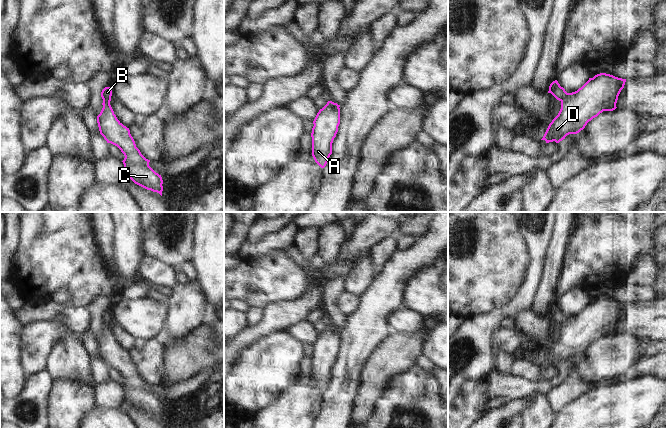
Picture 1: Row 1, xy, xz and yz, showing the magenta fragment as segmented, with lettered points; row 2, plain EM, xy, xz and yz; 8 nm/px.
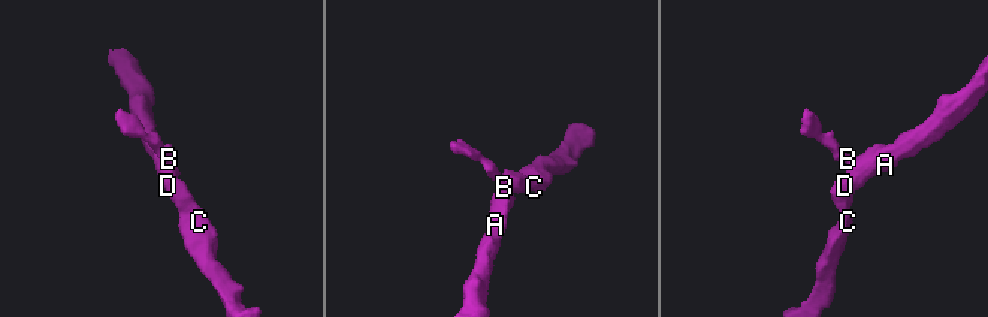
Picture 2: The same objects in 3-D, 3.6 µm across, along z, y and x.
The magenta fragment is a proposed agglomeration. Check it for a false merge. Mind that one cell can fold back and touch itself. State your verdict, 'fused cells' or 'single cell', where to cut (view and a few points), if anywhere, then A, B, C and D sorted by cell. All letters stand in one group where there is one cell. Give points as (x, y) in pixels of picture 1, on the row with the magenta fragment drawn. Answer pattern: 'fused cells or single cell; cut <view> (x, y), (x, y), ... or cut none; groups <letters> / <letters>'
single cell; cut none; groups A B C D

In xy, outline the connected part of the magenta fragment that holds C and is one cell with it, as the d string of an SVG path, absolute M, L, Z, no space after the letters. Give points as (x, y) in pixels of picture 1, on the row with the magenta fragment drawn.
M105 87L101 92L103 108L97 116L100 134L107 143L117 146L124 154L124 174L135 184L162 196L163 180L150 166L150 160L146 159L136 147L129 128L124 126L114 114L110 105L112 96L111 87Z

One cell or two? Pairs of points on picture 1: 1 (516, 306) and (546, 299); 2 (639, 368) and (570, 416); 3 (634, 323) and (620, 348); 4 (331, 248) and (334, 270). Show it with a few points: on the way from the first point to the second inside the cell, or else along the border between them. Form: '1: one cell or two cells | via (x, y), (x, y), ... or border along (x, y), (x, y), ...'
1: two cells | border along (541, 280), (533, 304), (530, 307)
2: two cells | border along (643, 375), (597, 387)
3: two cells | border along (617, 331), (648, 341)
4: two cells | border along (335, 262), (325, 265)

